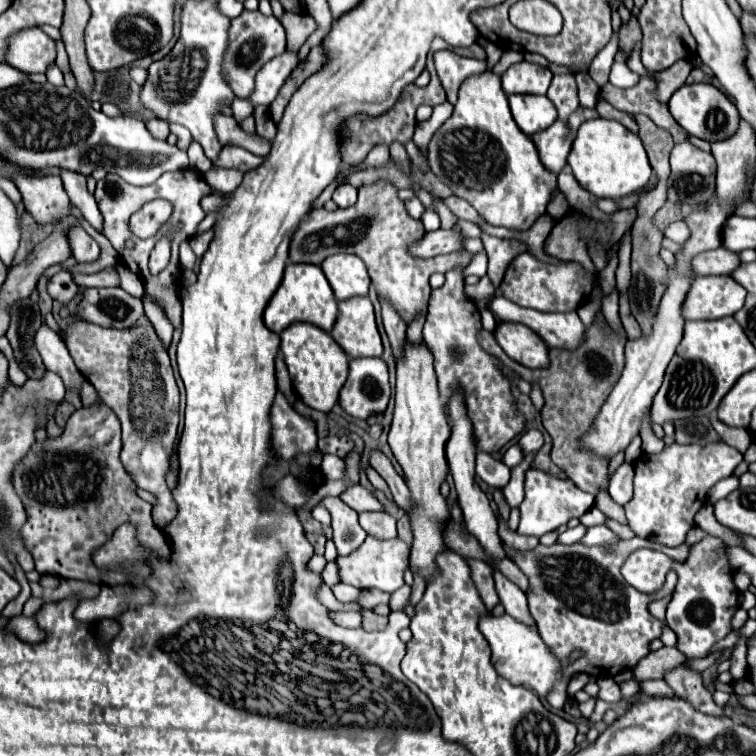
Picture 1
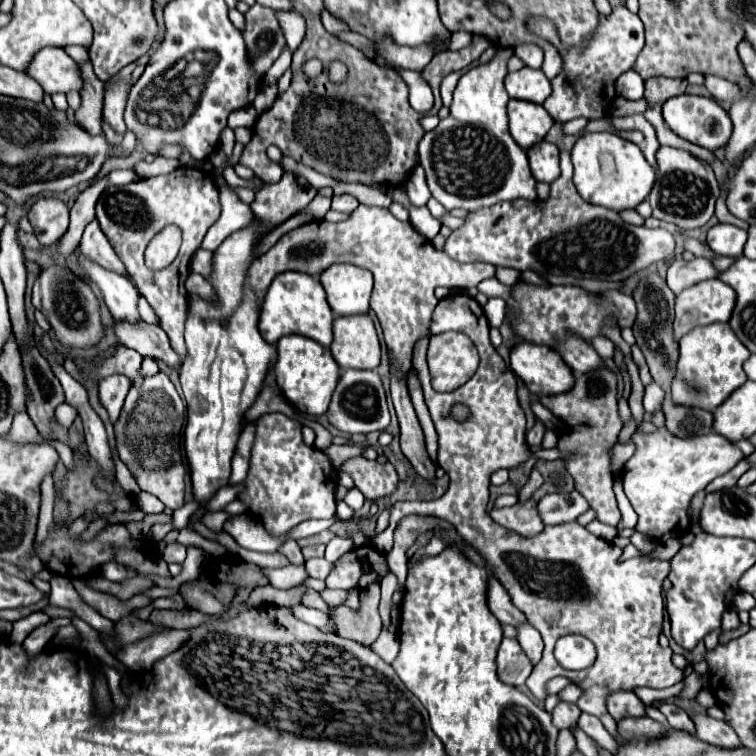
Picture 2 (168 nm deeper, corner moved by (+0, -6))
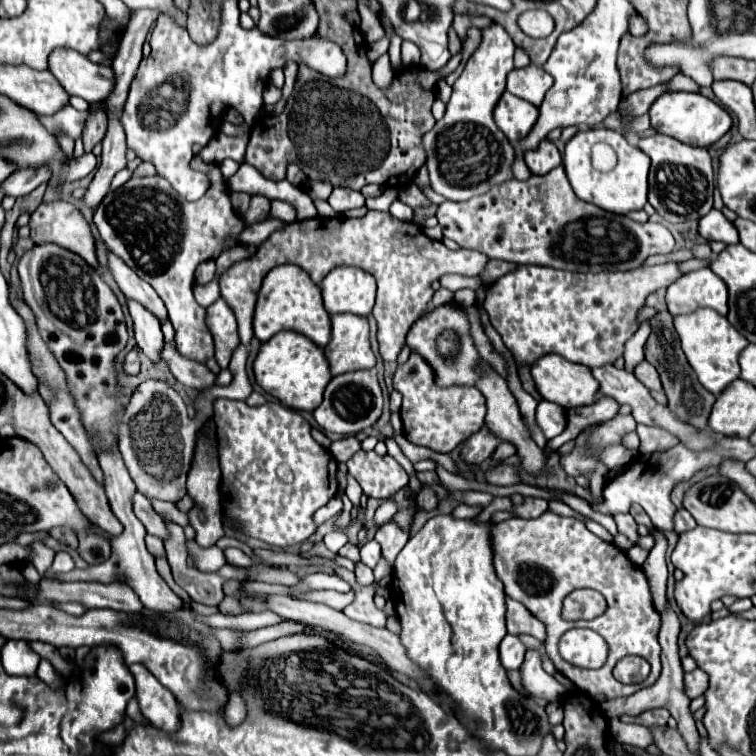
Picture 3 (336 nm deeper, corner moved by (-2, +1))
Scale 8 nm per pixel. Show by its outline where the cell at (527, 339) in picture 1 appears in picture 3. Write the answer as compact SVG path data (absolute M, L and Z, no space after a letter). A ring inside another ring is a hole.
M544 355L538 359L532 367L532 377L540 395L564 409L592 405L600 389L586 365L566 363L560 355Z

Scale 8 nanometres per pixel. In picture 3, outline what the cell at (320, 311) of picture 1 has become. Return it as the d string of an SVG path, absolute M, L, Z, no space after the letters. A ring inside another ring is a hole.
M278 265L266 277L258 293L256 311L254 311L254 337L258 341L268 341L278 331L290 329L306 335L318 347L324 347L330 341L330 315L324 309L320 287L296 265Z

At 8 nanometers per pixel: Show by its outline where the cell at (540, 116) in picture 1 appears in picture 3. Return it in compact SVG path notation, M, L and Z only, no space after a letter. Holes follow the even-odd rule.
M504 91L494 107L494 123L510 143L522 139L522 135L526 135L526 131L534 125L534 119L538 119L538 109L508 91Z

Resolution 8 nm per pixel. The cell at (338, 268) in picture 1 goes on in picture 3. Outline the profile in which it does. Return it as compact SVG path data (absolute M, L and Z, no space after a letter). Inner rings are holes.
M338 267L332 269L322 285L324 307L330 315L352 313L368 317L374 307L376 283L374 277L358 267Z

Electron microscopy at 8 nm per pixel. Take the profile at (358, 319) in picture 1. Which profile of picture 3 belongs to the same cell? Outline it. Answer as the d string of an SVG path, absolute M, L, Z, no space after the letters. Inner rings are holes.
M332 315L332 337L324 347L332 375L342 375L358 369L372 369L376 357L370 349L368 321L358 315Z

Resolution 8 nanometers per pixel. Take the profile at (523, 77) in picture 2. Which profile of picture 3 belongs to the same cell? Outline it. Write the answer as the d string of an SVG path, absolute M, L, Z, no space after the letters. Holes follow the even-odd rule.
M536 65L512 69L508 73L508 91L536 107L540 107L552 83L554 83L552 77L546 71L542 71L542 67L536 67Z

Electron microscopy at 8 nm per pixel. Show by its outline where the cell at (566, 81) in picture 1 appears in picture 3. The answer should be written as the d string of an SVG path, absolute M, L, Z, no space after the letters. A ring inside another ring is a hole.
M556 167L544 177L530 175L526 181L508 179L498 187L490 187L490 191L476 195L464 203L444 201L438 205L436 219L442 227L444 237L456 241L464 249L482 251L490 259L502 259L510 263L536 263L536 265L550 265L554 269L568 269L568 271L626 271L632 267L640 267L650 255L668 255L674 249L672 233L660 223L636 223L626 215L614 215L594 207L582 199L578 199L566 179L564 167Z

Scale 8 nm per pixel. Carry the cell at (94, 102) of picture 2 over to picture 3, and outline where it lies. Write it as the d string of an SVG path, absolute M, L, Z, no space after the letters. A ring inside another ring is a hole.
M96 109L92 111L90 119L86 121L86 129L84 129L84 135L82 135L82 141L84 141L84 151L90 153L94 149L96 143L100 143L106 135L106 113L102 109Z

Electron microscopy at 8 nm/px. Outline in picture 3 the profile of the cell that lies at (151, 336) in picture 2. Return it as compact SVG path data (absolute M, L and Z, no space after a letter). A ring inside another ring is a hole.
M164 345L162 359L168 363L172 375L186 387L202 391L202 389L208 389L216 383L216 375L212 371L208 371L206 365L192 363L190 359L182 359L182 355L178 355L176 347Z

